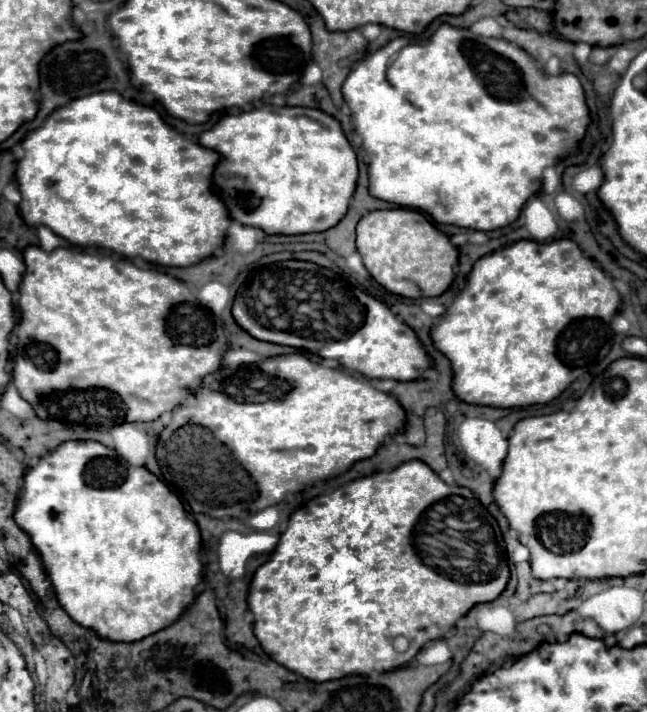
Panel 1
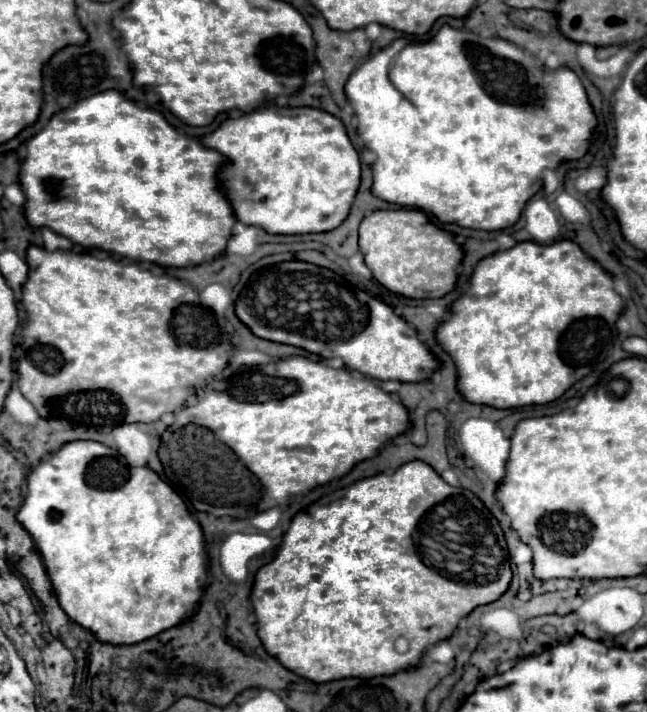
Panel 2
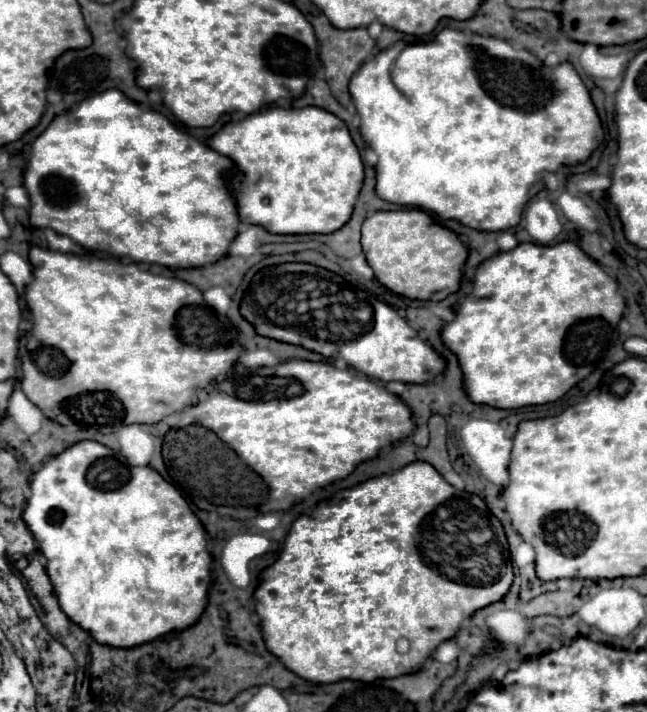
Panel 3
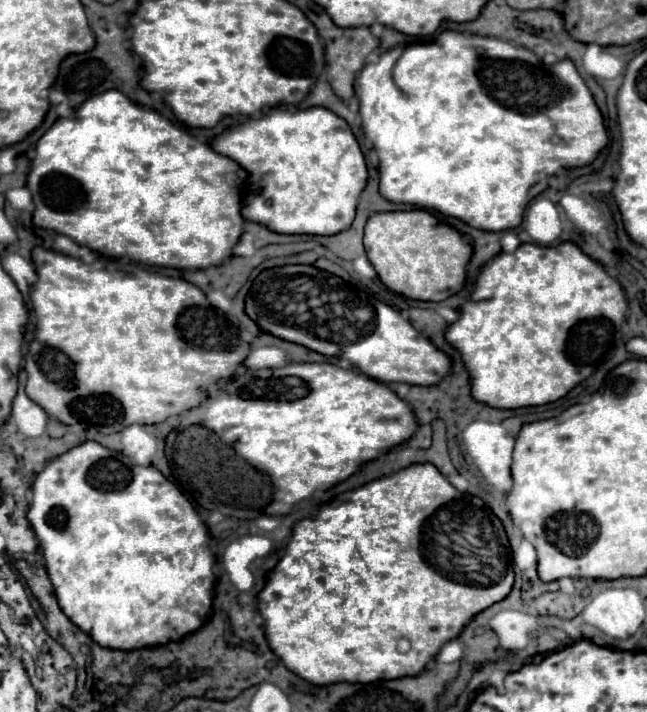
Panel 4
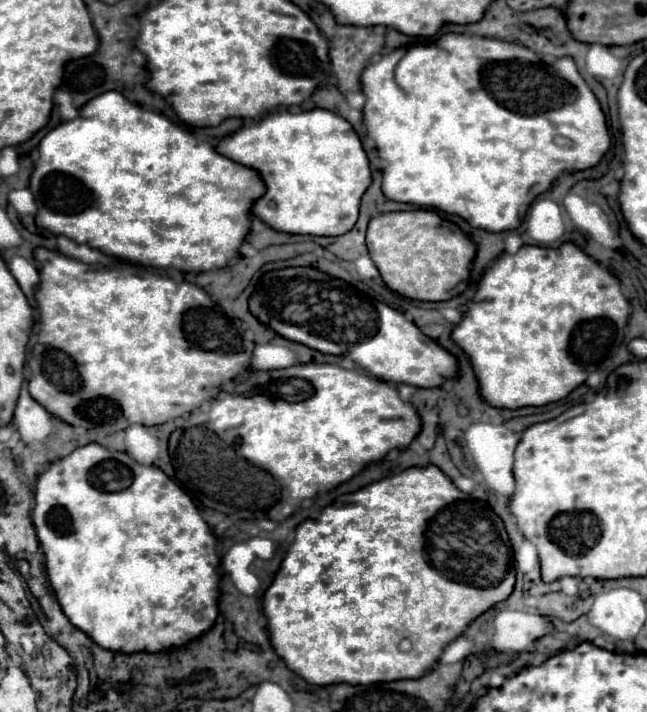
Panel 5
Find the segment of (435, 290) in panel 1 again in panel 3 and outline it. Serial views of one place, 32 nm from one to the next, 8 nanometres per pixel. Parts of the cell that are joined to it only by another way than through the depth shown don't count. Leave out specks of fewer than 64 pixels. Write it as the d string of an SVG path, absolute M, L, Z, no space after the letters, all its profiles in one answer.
M424 210L374 212L362 224L362 250L380 284L412 300L444 300L456 292L468 250L458 236L436 224Z

